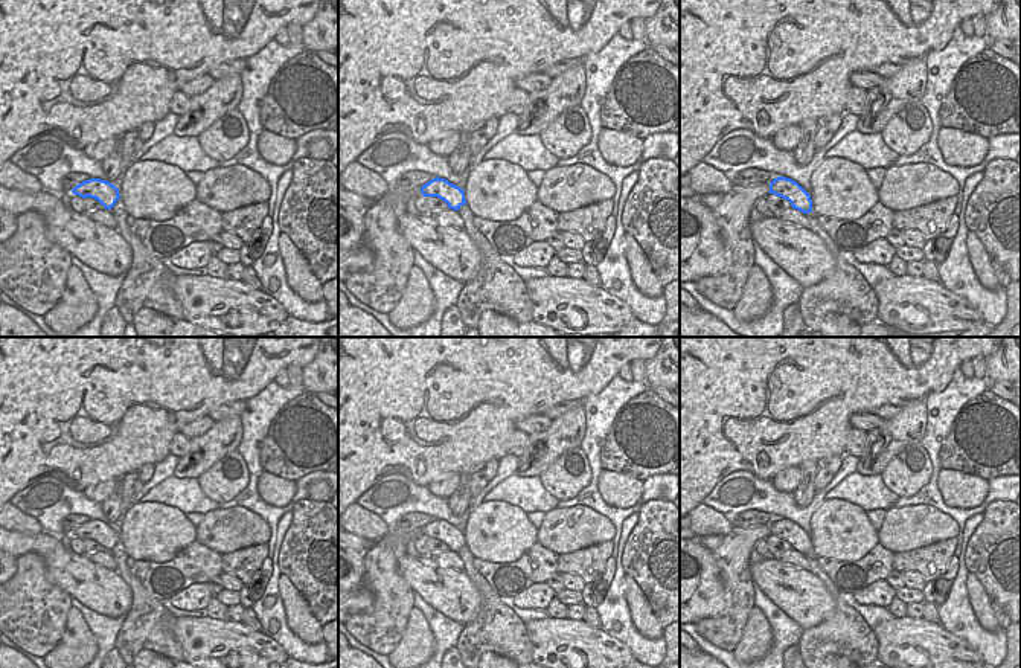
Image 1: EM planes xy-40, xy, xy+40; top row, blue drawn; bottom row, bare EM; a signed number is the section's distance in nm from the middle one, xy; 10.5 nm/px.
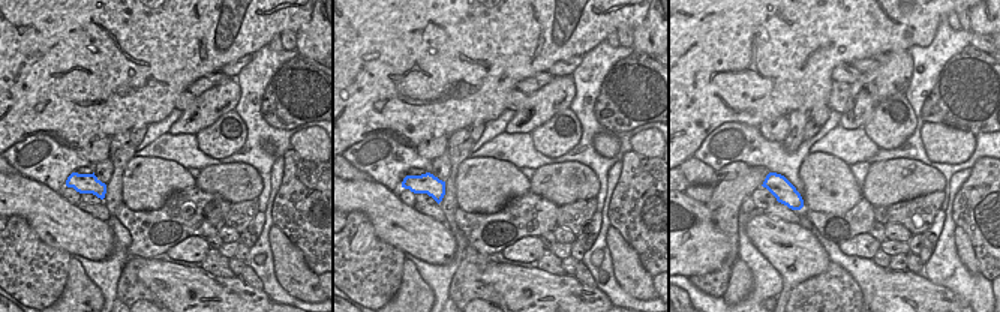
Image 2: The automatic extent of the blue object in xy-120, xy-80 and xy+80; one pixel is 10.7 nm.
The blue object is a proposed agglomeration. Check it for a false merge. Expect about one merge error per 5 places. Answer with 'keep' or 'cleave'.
keep

